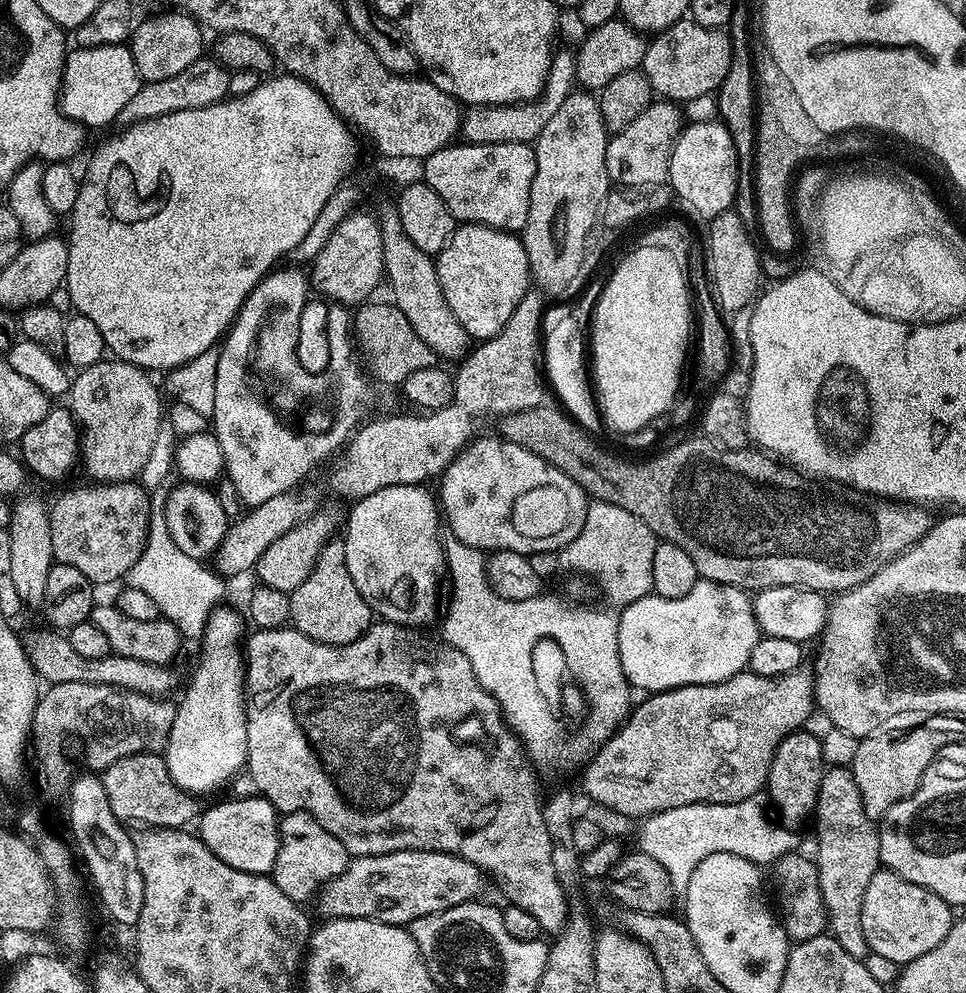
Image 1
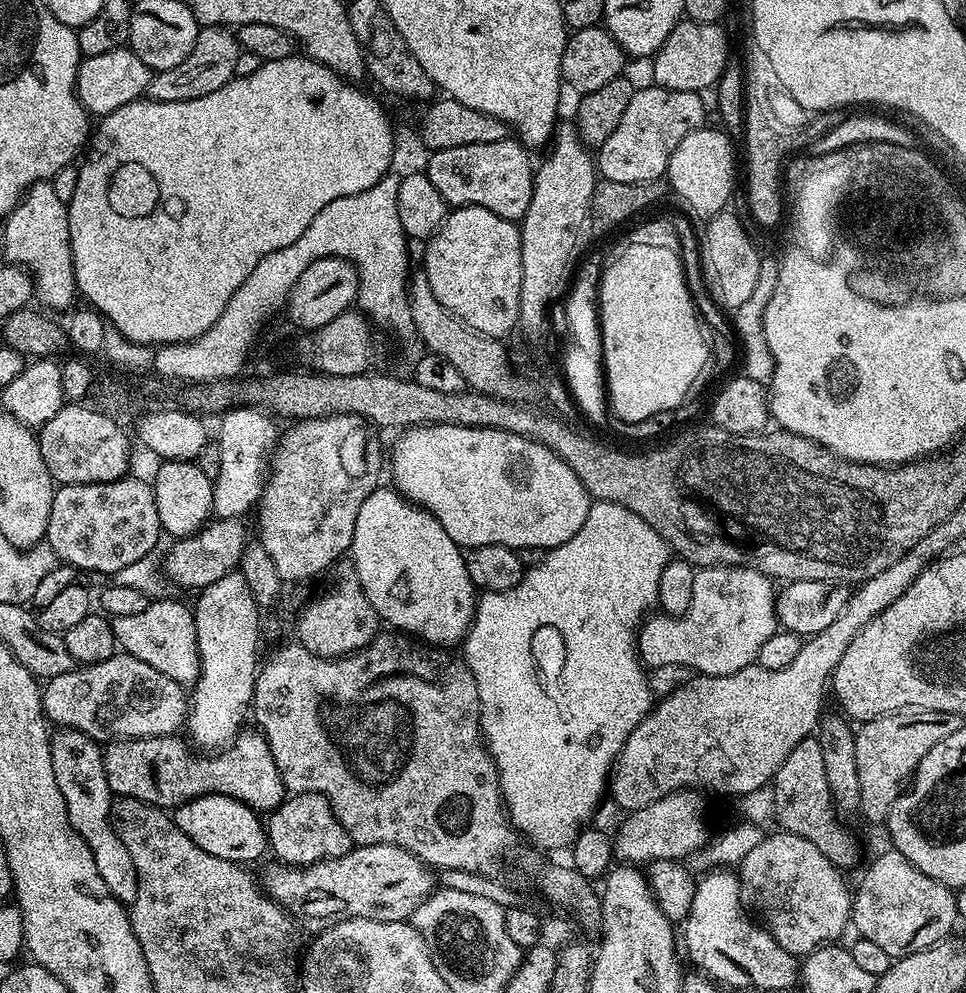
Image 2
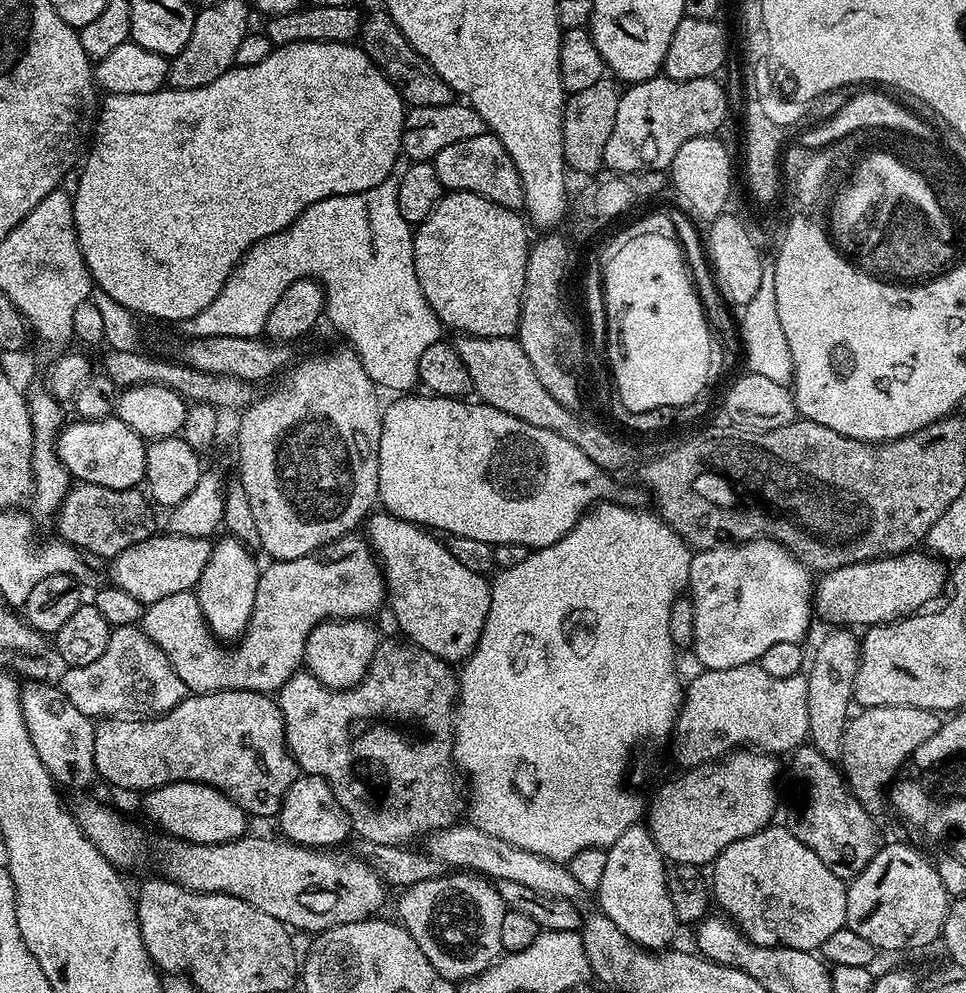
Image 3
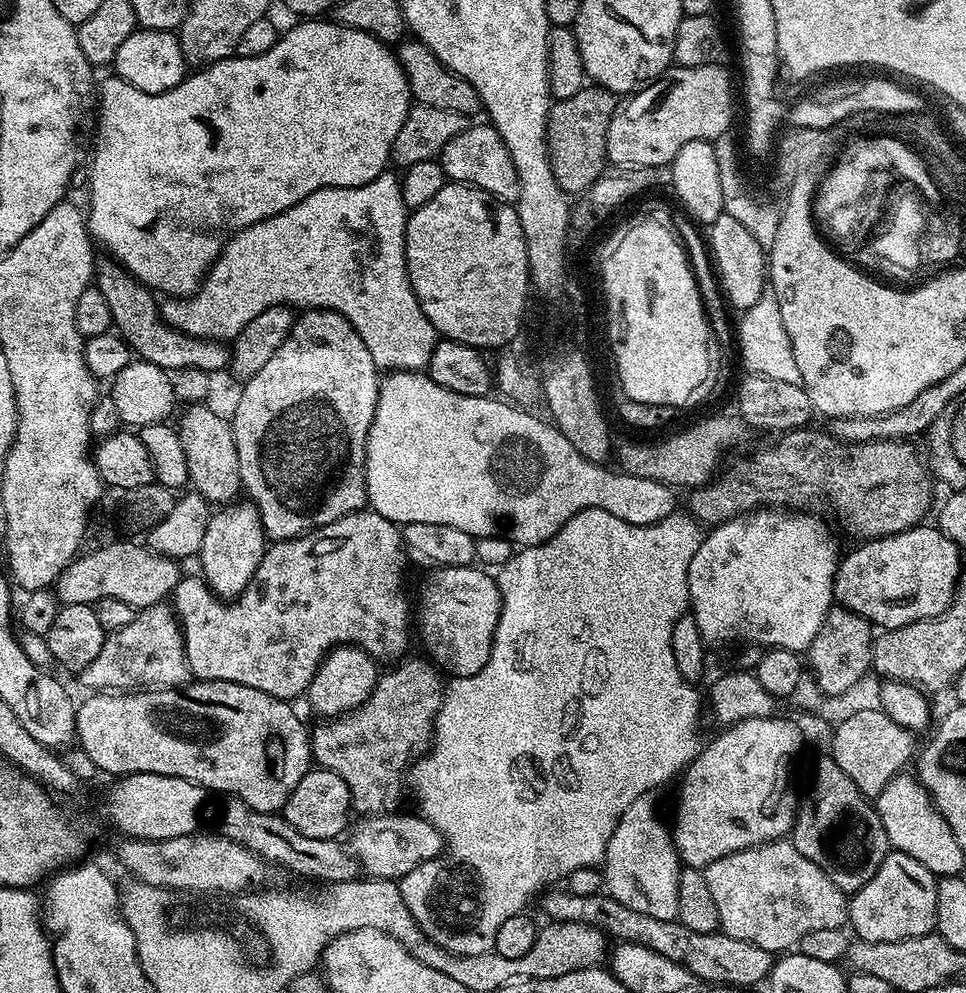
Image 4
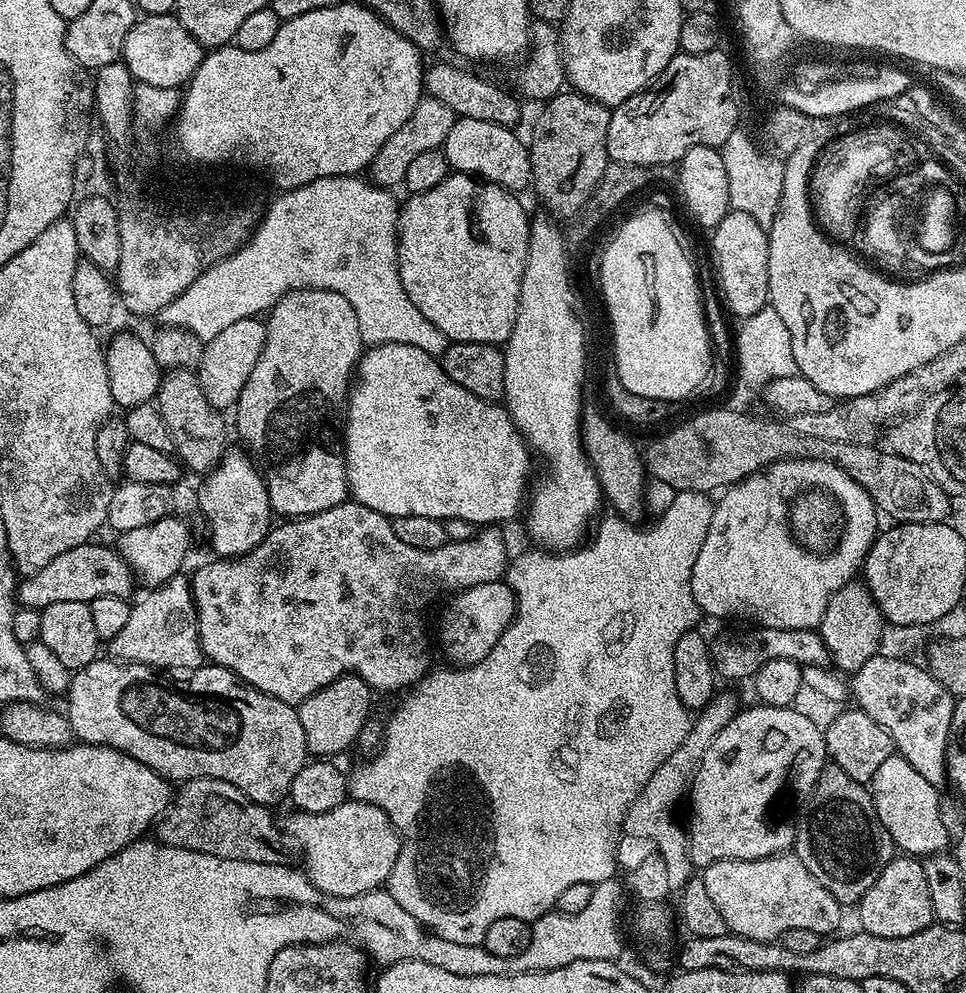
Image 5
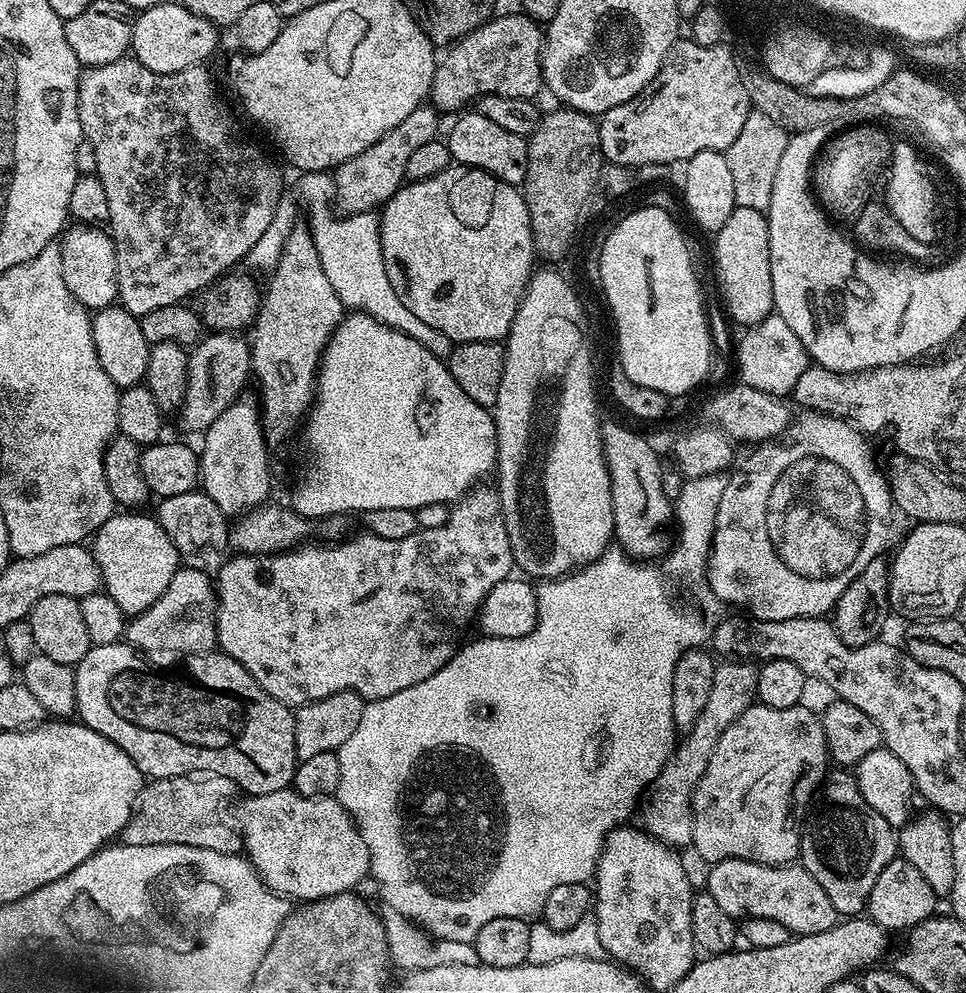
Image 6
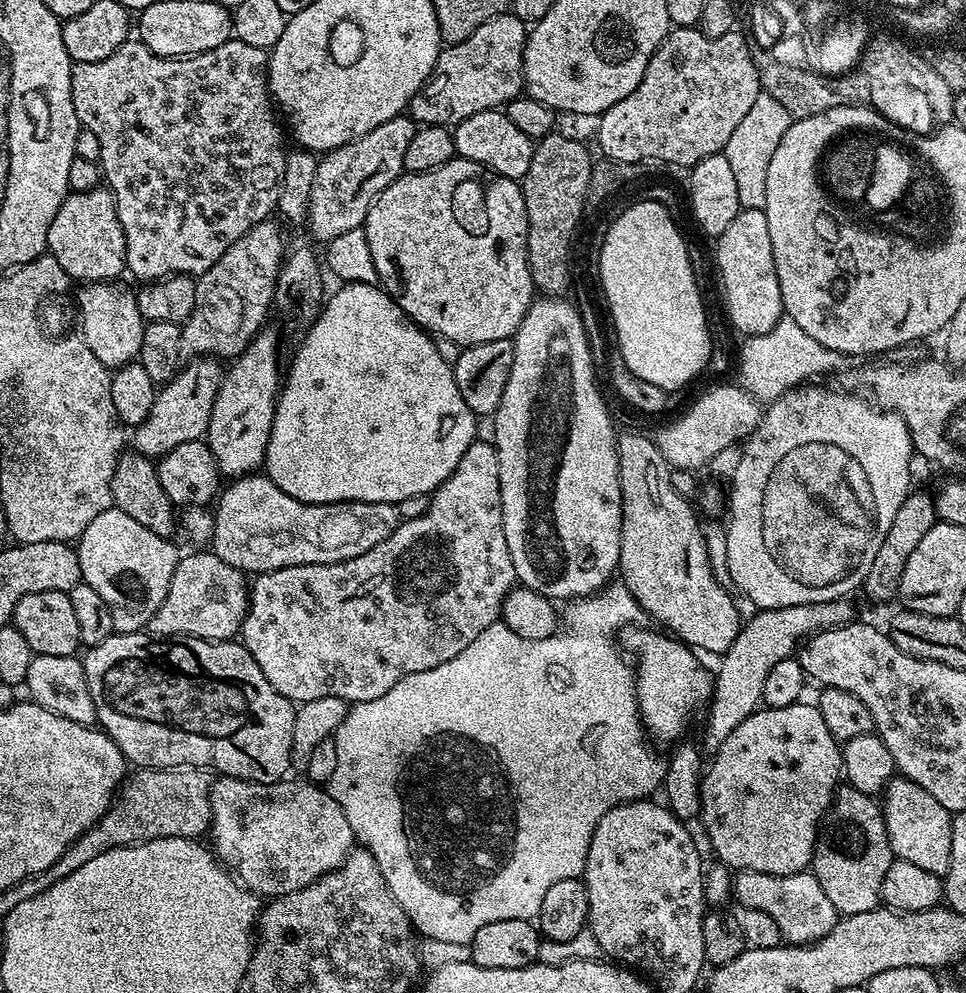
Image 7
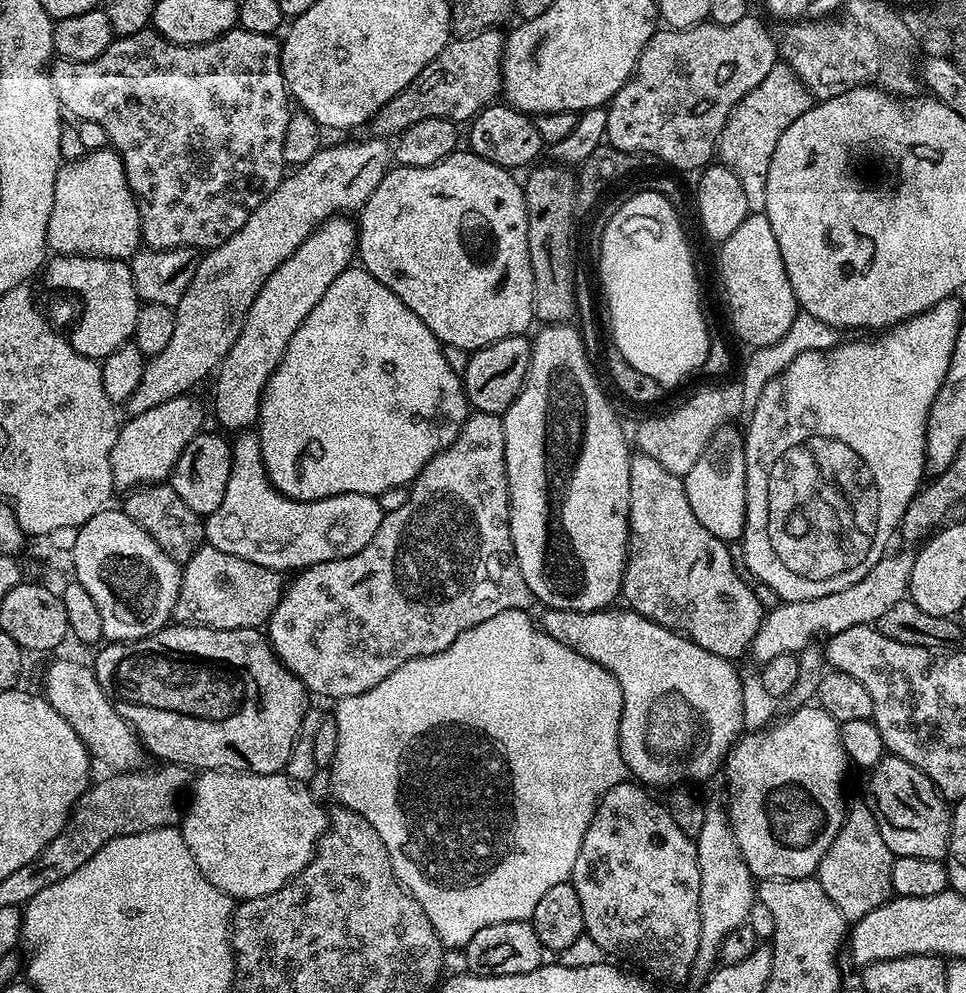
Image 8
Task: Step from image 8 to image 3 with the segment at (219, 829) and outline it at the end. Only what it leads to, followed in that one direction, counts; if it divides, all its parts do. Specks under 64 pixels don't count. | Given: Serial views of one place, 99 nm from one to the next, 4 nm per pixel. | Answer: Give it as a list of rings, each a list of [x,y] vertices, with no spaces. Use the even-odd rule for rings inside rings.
[[[460,827],[441,828],[440,831],[431,833],[426,840],[427,855],[440,861],[441,865],[448,867],[449,864],[452,867],[449,869],[467,870],[492,882],[497,880],[518,882],[522,886],[530,886],[530,890],[538,890],[538,894],[561,896],[570,901],[575,901],[581,895],[578,882],[574,882],[570,870],[563,863],[556,863],[553,860],[535,856],[524,849],[516,848],[505,840],[481,831],[478,827]]]

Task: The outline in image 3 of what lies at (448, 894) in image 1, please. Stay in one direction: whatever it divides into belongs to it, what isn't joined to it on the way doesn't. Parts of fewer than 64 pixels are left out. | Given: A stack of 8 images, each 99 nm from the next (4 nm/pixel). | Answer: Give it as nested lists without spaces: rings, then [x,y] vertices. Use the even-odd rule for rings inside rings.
[[[245,834],[240,837],[239,840],[231,840],[226,844],[189,844],[187,842],[180,842],[174,845],[174,847],[166,862],[167,877],[176,884],[182,885],[183,888],[191,890],[191,892],[221,892],[227,896],[233,896],[234,898],[242,898],[246,902],[250,902],[250,906],[254,906],[258,910],[262,910],[266,914],[270,914],[275,920],[280,921],[281,924],[287,926],[289,929],[295,930],[295,928],[301,928],[304,932],[312,932],[311,934],[319,934],[324,931],[325,928],[337,928],[343,924],[349,924],[350,922],[358,922],[359,920],[366,920],[377,915],[376,912],[384,904],[384,891],[386,891],[386,885],[383,880],[376,874],[375,868],[367,862],[358,860],[335,860],[332,854],[319,854],[317,851],[309,850],[307,848],[301,848],[299,844],[291,842],[285,842],[283,839],[277,838],[277,840],[263,840],[260,836],[251,836],[251,834]]]

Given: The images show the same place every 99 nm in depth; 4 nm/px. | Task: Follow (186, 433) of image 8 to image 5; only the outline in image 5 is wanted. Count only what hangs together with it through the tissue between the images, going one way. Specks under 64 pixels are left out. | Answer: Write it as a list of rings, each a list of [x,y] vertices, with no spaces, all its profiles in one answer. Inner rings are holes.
[[[254,316],[242,318],[242,322],[233,322],[217,337],[205,343],[198,375],[202,394],[206,394],[211,408],[225,410],[235,405],[242,394],[242,386],[246,386],[246,378],[250,378],[250,370],[254,370],[254,362],[258,362],[258,354],[262,354],[267,329],[268,325],[263,319]]]

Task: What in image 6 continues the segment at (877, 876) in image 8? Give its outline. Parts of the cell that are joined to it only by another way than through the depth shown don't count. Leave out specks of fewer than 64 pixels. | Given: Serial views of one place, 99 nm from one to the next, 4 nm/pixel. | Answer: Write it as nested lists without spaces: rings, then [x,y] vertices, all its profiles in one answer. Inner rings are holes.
[[[848,770],[829,771],[822,781],[818,799],[811,805],[803,821],[798,860],[807,872],[814,874],[814,882],[818,882],[822,890],[826,890],[826,898],[830,898],[837,914],[844,918],[859,917],[868,907],[870,890],[874,890],[878,874],[882,874],[882,870],[886,870],[886,866],[891,860],[897,859],[897,856],[897,829],[866,802],[866,798],[859,792],[855,775]]]

